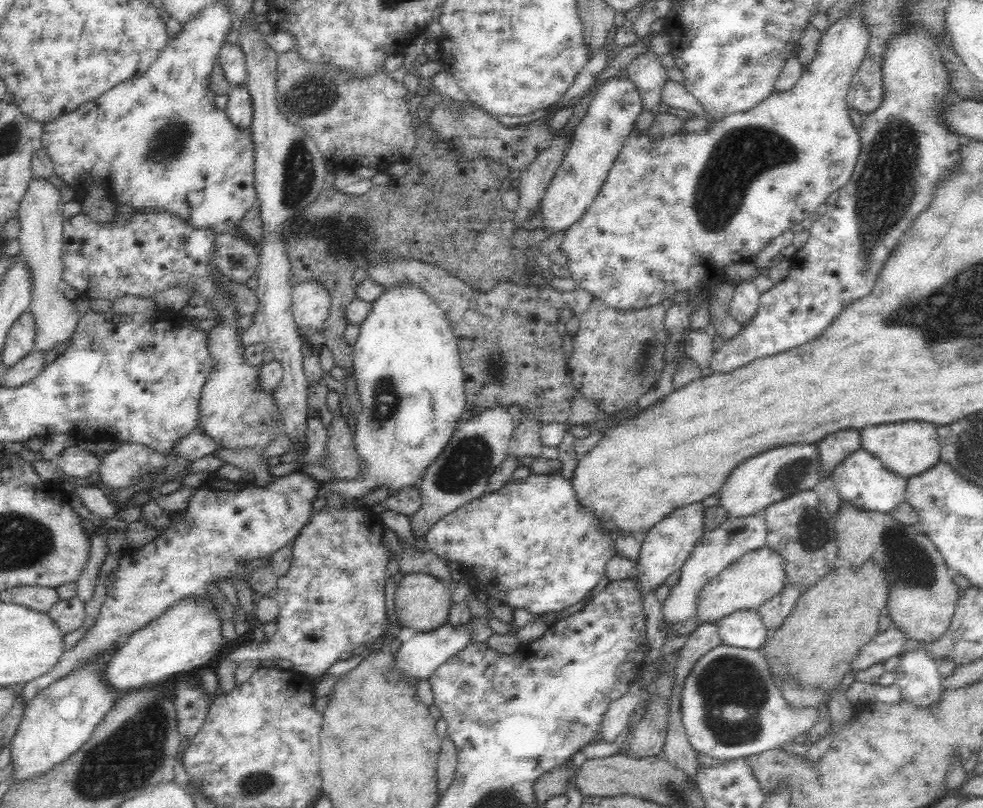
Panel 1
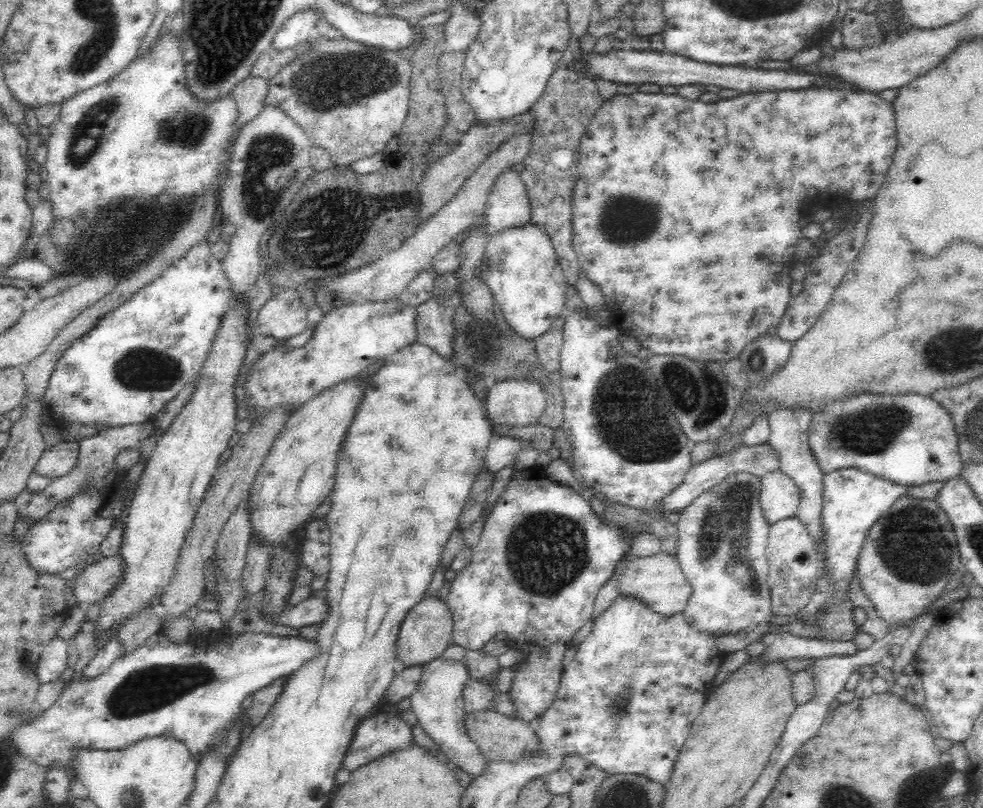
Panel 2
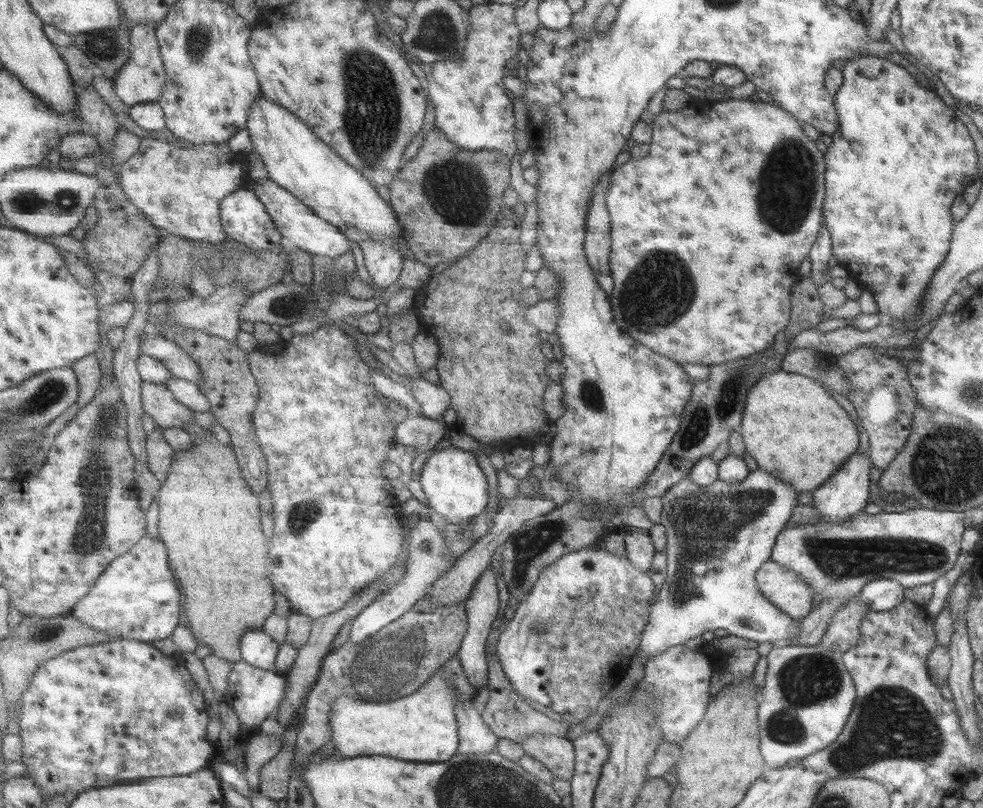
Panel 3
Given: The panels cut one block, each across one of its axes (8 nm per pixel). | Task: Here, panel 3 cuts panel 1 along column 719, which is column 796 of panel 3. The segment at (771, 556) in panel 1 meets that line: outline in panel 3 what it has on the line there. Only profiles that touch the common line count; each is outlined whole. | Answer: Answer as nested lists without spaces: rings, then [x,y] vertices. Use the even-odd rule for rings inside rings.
[[[767,559],[755,573],[757,590],[783,614],[799,620],[812,609],[813,592],[795,572]]]

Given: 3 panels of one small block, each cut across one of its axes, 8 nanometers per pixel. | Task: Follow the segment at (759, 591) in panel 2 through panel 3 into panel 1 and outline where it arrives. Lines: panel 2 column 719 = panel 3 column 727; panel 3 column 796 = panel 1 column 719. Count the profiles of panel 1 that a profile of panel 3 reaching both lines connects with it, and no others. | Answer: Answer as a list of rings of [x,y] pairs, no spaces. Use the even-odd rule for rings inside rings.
[[[800,442],[779,446],[766,450],[762,454],[747,458],[740,463],[727,478],[724,486],[719,490],[719,505],[727,510],[728,517],[746,517],[764,510],[772,502],[784,500],[792,494],[806,489],[813,489],[821,478],[821,462],[817,443]],[[739,610],[716,622],[724,644],[745,649],[761,649],[770,631],[763,625],[758,610]]]

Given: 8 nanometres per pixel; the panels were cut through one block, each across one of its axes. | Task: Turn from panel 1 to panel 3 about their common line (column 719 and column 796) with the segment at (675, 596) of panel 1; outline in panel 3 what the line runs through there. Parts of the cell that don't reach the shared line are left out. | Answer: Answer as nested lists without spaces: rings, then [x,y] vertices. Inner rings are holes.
[[[895,508],[882,510],[877,514],[868,514],[865,511],[859,511],[852,515],[851,518],[845,520],[845,522],[835,522],[835,524],[829,524],[829,522],[819,521],[815,524],[803,524],[803,526],[787,526],[785,525],[775,537],[775,545],[770,553],[770,559],[773,562],[777,562],[781,566],[795,572],[803,582],[809,584],[809,588],[813,592],[813,596],[819,596],[819,600],[831,600],[831,598],[841,598],[841,600],[847,600],[855,598],[856,594],[859,594],[859,590],[866,585],[866,582],[877,580],[877,578],[889,578],[889,580],[897,581],[904,589],[913,588],[913,586],[919,586],[921,584],[932,584],[932,582],[941,574],[945,574],[947,570],[953,568],[957,555],[960,551],[961,536],[964,530],[962,519],[966,512],[953,512],[951,510],[937,510],[934,508],[913,508],[913,510],[907,510],[907,512],[897,512]]]

